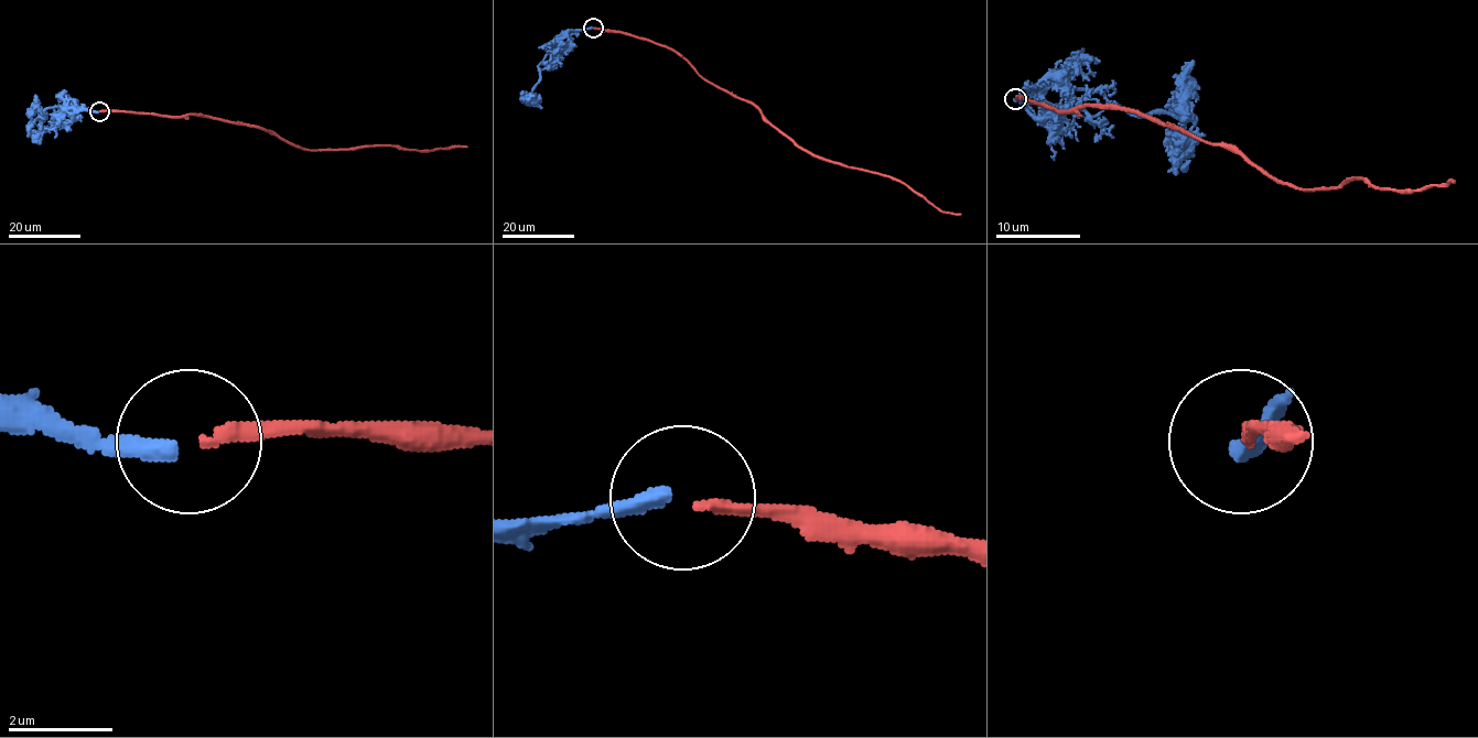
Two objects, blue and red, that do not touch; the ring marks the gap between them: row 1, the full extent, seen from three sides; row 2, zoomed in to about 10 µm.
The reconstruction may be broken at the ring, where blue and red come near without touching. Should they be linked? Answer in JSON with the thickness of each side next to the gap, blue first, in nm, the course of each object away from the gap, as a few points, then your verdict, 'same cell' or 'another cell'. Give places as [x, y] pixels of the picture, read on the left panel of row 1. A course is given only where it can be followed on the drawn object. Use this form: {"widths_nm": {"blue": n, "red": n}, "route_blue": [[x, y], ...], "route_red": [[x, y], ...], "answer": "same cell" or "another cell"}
{"widths_nm": {"blue": 320, "red": 240}, "route_blue": [[98, 111], [64, 106], [47, 107], [44, 111], [46, 117], [30, 122], [28, 127], [40, 132], [47, 127]], "route_red": [[99, 111], [208, 116], [256, 126], [309, 150], [348, 150], [371, 145], [420, 150], [467, 148]], "answer": "same cell"}

